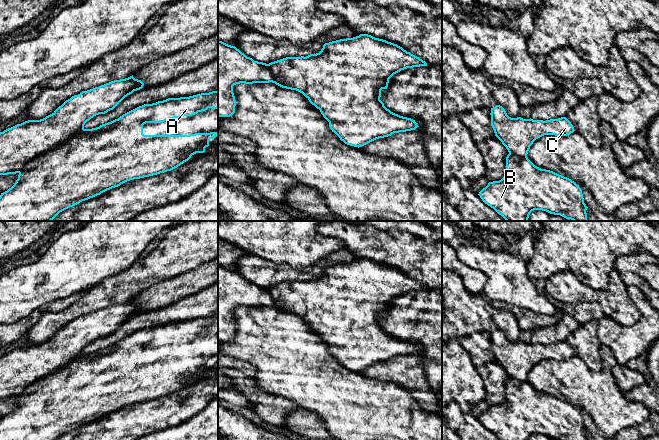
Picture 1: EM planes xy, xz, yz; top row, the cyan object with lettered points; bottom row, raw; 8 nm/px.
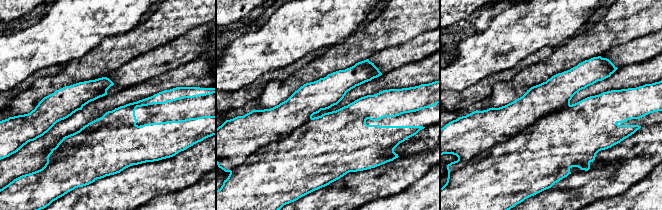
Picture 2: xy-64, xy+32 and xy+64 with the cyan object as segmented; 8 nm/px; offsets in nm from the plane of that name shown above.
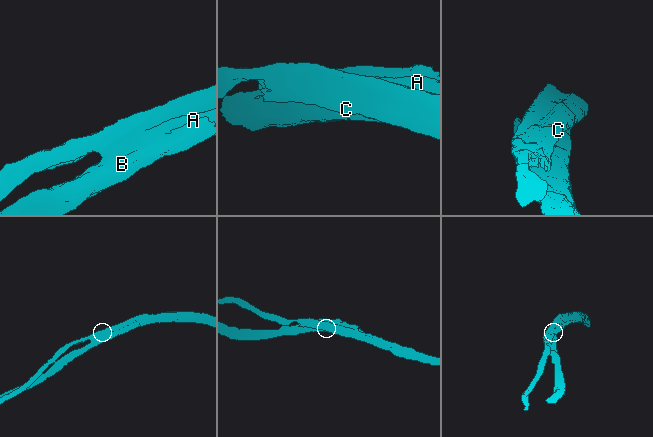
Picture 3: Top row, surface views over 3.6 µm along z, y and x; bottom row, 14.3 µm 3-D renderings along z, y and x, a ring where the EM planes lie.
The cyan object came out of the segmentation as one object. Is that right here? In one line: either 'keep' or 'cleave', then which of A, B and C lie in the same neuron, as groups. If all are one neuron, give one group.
cleave; A B / C

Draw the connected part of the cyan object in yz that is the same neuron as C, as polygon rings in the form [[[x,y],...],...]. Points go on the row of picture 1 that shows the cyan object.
[[[500,105],[491,108],[490,115],[495,136],[509,153],[520,157],[526,157],[533,142],[544,135],[567,136],[575,131],[566,117],[546,121],[511,118]]]

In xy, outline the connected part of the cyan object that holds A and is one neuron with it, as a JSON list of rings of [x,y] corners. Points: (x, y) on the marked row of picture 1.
[[[218,91],[201,93],[189,97],[168,98],[166,100],[158,101],[156,103],[144,104],[123,114],[118,119],[102,124],[99,127],[92,129],[83,129],[77,135],[72,137],[69,141],[61,144],[60,146],[50,151],[47,151],[42,155],[39,155],[35,158],[32,164],[25,166],[25,168],[19,173],[18,179],[16,180],[14,185],[0,195],[0,221],[52,221],[60,212],[70,207],[73,207],[82,201],[100,195],[107,190],[118,187],[127,181],[157,175],[177,168],[184,162],[188,161],[192,155],[196,153],[204,153],[205,148],[209,146],[209,141],[215,138],[218,135],[218,132],[195,133],[190,135],[144,135],[143,125],[146,123],[161,123],[166,120],[180,118],[184,116],[192,116],[197,114],[198,112],[206,111],[208,108],[218,109]]]

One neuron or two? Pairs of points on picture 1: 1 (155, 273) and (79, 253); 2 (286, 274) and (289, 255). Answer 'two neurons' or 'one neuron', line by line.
1: two neurons
2: two neurons

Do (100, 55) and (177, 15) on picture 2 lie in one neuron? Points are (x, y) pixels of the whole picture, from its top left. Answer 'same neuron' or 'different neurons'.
same neuron

